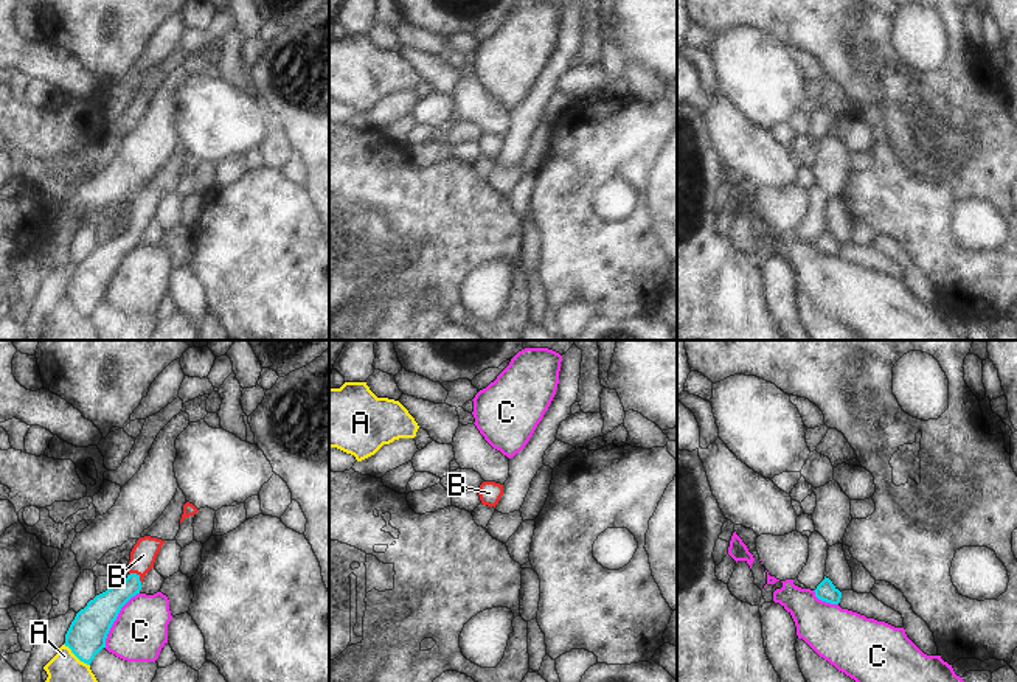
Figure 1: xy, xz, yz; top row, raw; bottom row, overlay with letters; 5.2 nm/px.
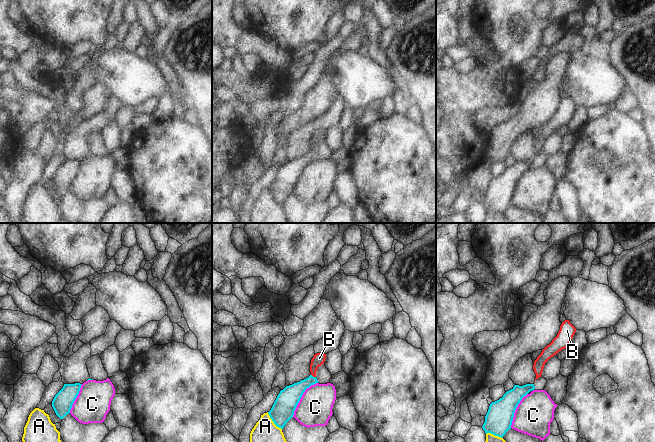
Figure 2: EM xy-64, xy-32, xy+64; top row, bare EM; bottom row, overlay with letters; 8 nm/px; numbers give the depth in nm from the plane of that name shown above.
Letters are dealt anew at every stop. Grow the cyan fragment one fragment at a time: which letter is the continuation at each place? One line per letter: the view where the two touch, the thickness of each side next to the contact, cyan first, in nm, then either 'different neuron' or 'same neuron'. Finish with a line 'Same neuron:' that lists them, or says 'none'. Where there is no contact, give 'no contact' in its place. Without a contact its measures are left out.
A: xy | 200/260 nm | different neuron
B: xy | 160/130 nm | same neuron
C: xy | 200/280 nm | different neuron
Same neuron: B

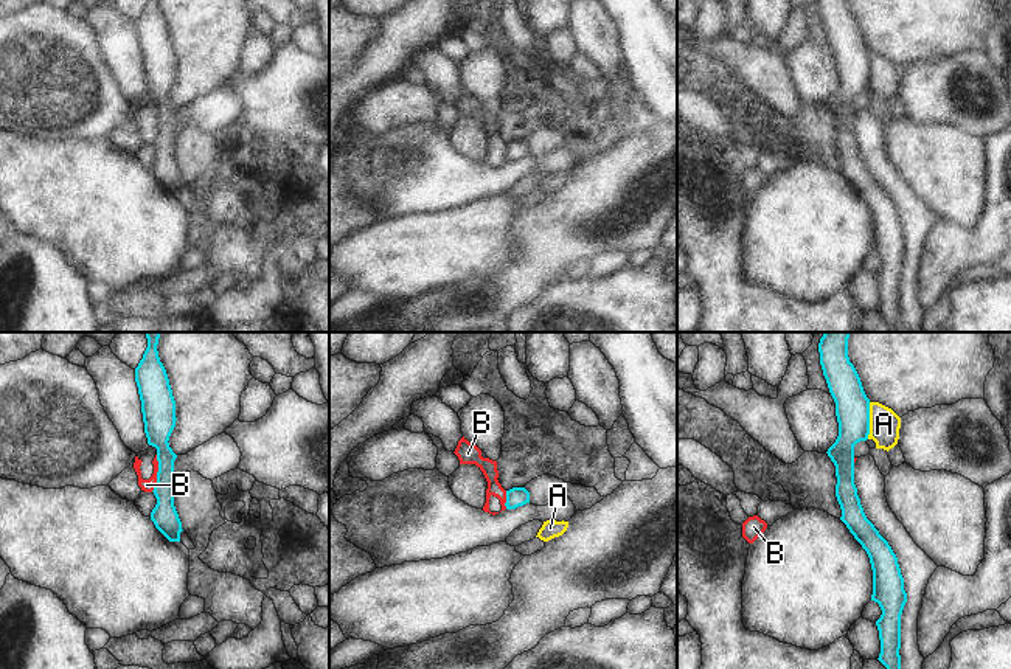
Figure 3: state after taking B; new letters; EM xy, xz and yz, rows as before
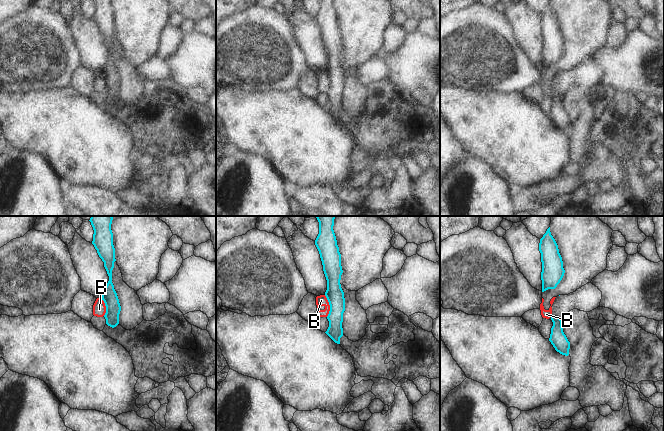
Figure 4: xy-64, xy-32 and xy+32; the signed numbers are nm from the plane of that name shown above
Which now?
A: yz | 180/160 nm | different neuron
B: xy | 150/60 nm | different neuron
Same neuron: none

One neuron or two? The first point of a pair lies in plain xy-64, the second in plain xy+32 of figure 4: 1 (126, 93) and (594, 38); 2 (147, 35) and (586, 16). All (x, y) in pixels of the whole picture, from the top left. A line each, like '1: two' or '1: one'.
1: two
2: one

